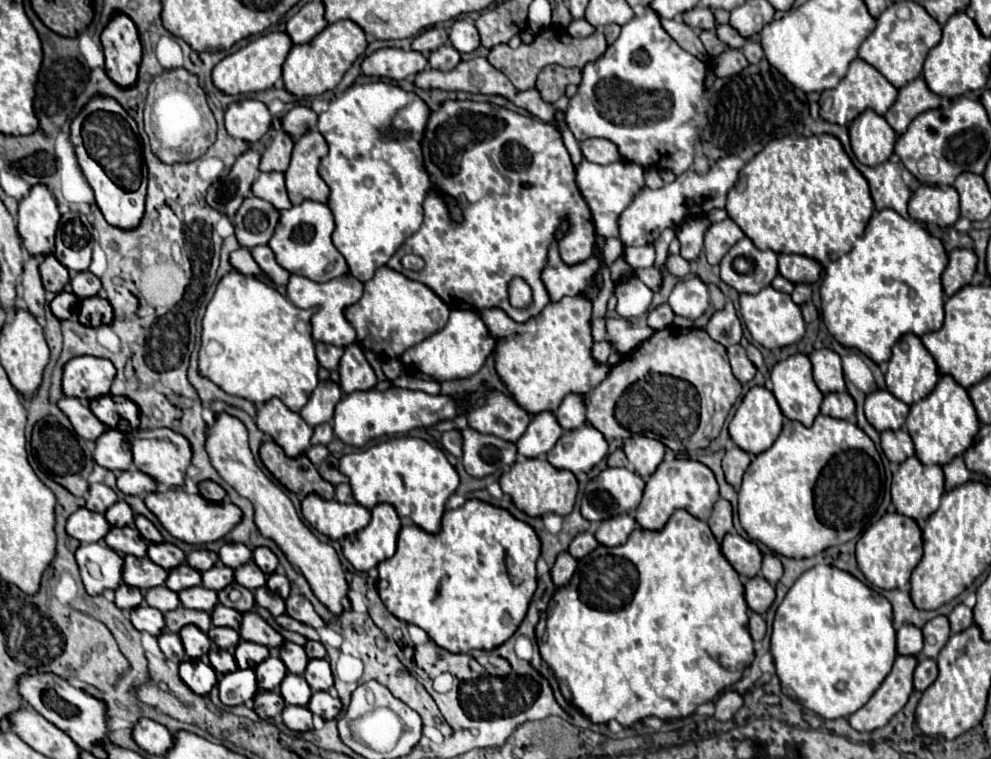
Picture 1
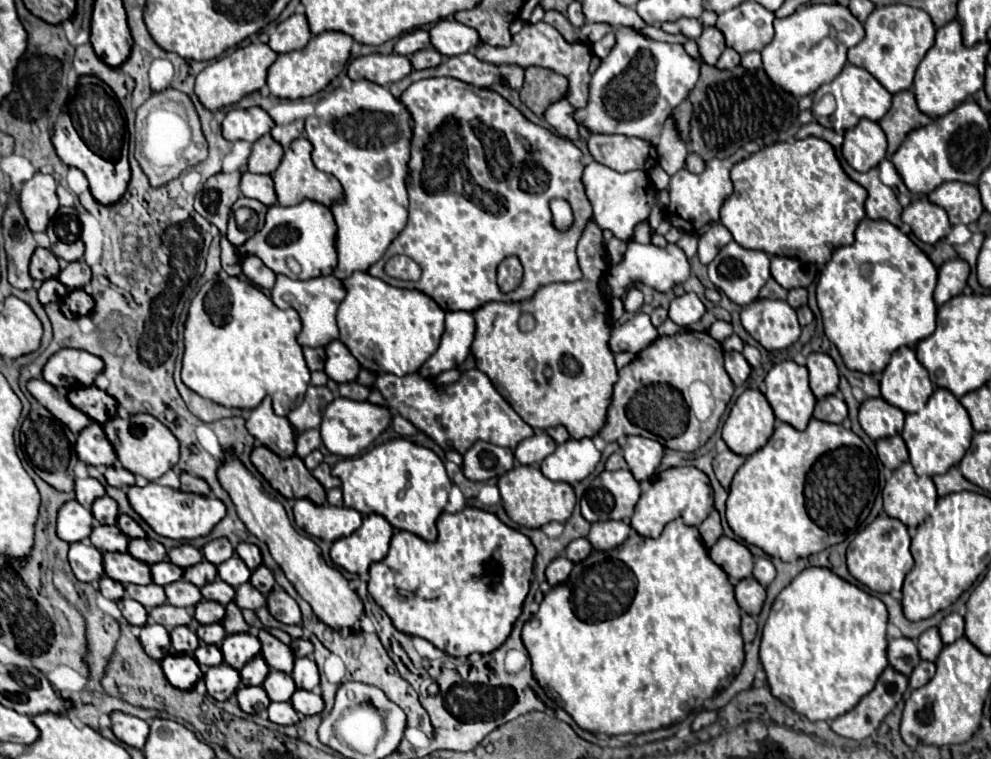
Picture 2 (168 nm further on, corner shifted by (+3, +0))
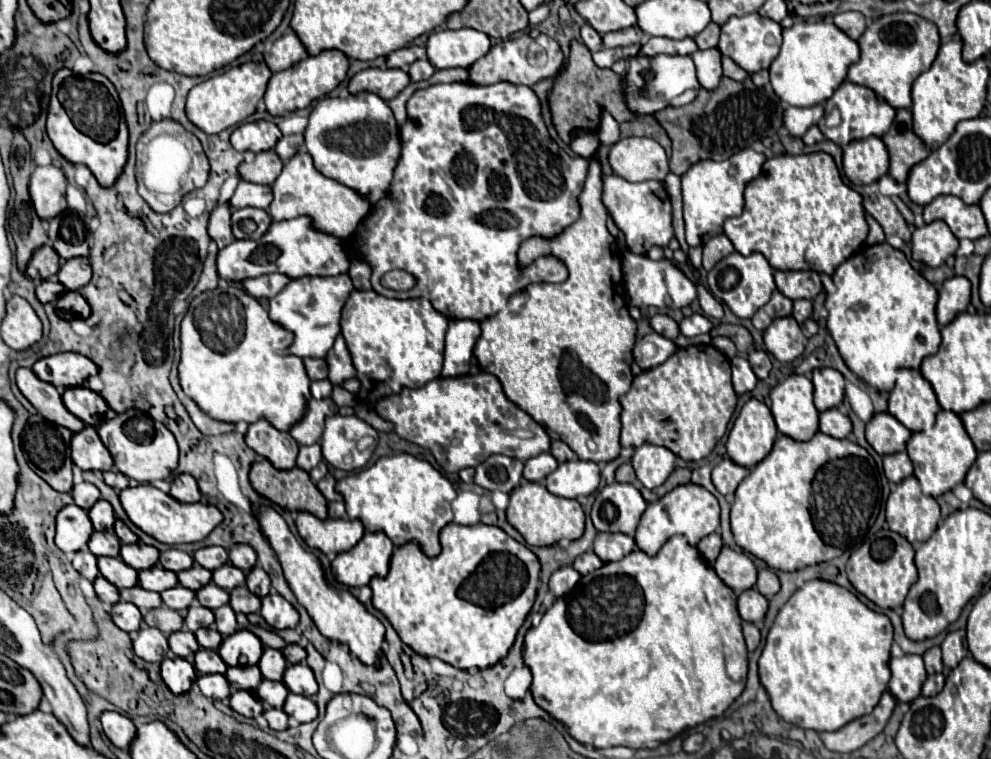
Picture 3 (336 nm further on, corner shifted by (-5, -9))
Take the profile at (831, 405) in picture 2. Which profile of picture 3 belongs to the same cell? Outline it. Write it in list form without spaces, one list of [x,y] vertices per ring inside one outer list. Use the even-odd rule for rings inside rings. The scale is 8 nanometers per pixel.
[[[828,409],[820,413],[820,431],[836,439],[846,439],[852,433],[852,423],[848,415],[840,413],[838,409]]]

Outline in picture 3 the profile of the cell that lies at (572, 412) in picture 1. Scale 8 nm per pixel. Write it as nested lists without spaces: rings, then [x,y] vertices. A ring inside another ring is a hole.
[[[560,439],[552,441],[552,449],[550,449],[550,453],[556,457],[558,463],[564,463],[564,461],[572,461],[572,459],[576,459],[574,451],[572,451],[564,441],[560,441]]]

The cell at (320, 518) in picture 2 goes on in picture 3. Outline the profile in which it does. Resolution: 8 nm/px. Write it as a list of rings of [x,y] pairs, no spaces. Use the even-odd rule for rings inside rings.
[[[306,511],[298,513],[296,529],[308,547],[326,555],[352,549],[364,535],[364,525],[358,519],[318,519]]]

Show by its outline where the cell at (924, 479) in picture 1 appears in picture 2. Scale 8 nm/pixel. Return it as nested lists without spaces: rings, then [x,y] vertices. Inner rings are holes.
[[[904,462],[894,470],[882,496],[888,516],[902,520],[906,526],[922,524],[934,510],[938,498],[932,478],[918,476],[910,462]]]

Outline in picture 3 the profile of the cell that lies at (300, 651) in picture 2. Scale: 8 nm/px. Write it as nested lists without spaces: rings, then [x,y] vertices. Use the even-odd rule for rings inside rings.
[[[286,645],[282,649],[282,655],[288,663],[300,663],[300,661],[306,659],[306,651],[300,645]]]

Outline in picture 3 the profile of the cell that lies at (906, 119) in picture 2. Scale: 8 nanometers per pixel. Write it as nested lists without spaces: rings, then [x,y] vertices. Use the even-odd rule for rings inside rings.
[[[908,109],[896,111],[892,127],[882,137],[882,141],[890,155],[888,175],[896,183],[906,183],[910,169],[930,155],[930,149],[926,149],[912,131],[912,113]]]

